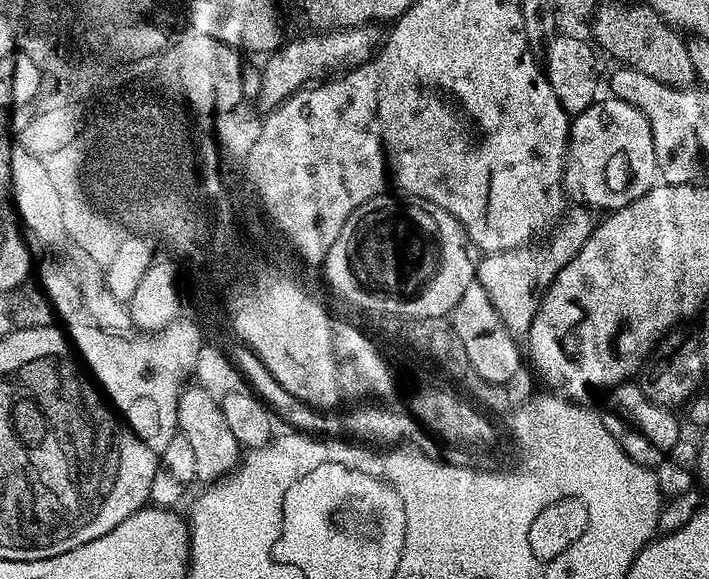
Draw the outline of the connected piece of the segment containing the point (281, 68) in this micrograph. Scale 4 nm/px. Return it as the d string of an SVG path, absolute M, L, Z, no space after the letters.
M370 23L358 27L327 29L280 45L276 51L267 55L267 61L261 67L261 94L258 98L263 111L272 111L287 97L306 85L331 75L335 70L341 69L338 67L342 65L355 66L371 59L382 40L382 30L380 32L379 28L379 25Z

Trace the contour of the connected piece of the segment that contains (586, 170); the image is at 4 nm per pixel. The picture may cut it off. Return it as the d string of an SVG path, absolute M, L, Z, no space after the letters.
M597 99L585 112L575 113L568 129L568 152L564 156L565 193L594 210L626 206L651 190L658 180L650 122L630 102L607 99Z

